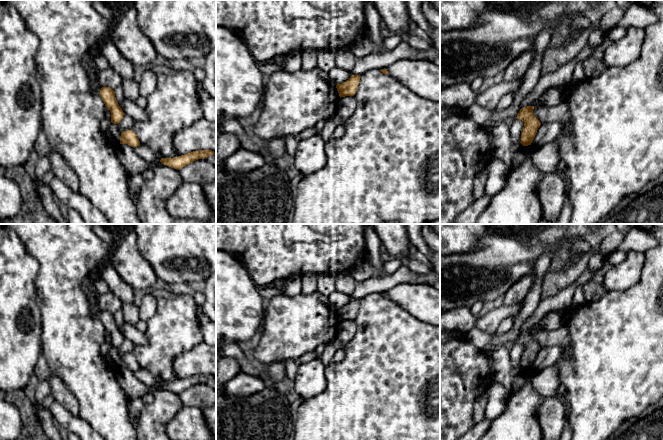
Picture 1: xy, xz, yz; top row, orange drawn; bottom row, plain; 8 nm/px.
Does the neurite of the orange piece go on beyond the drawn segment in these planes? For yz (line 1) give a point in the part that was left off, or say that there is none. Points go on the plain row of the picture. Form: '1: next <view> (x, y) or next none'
1: next none

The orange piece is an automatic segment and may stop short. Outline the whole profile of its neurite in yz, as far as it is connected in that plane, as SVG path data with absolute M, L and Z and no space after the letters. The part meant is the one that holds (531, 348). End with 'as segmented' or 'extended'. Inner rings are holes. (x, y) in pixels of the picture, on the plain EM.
M534 330L523 331L516 341L524 346L520 365L523 370L531 369L541 349L541 346L533 339L533 333Z | as segmented

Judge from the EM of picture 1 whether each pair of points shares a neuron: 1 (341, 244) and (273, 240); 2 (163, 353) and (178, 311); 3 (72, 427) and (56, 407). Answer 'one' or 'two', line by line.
1: one
2: one
3: one

